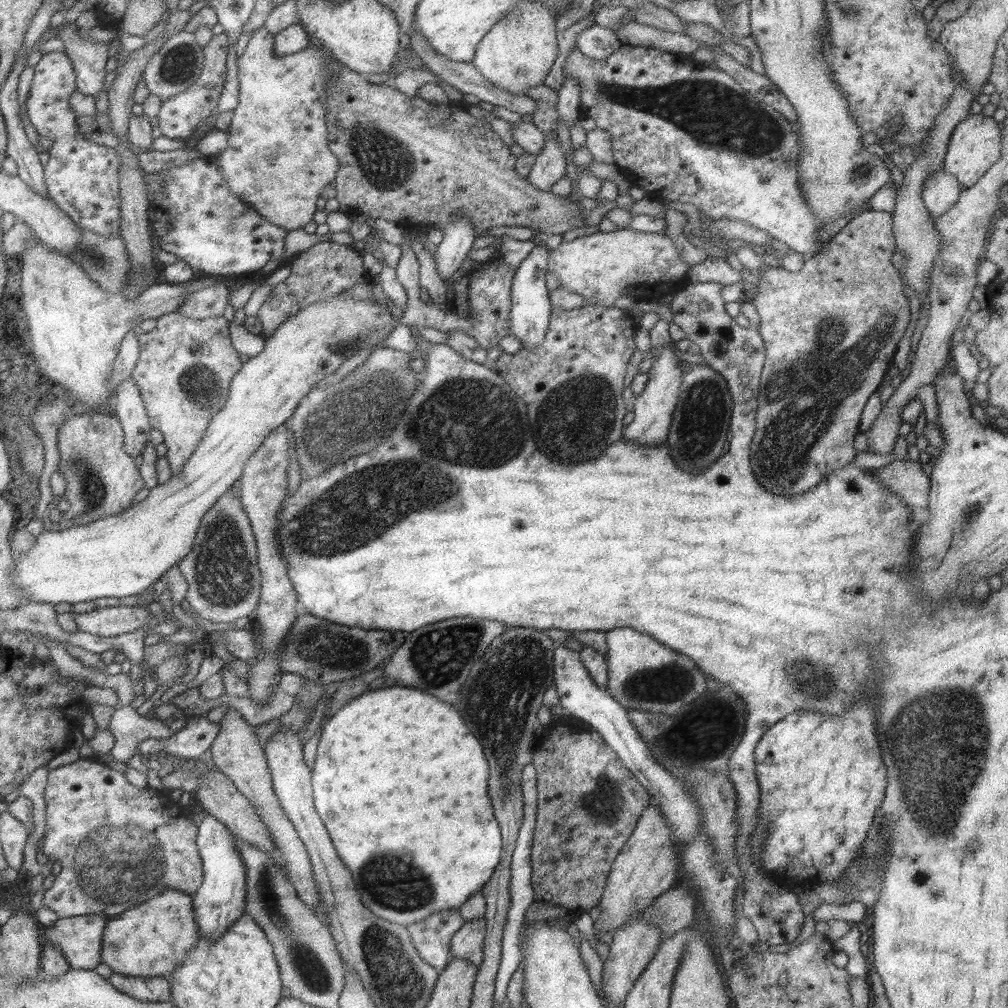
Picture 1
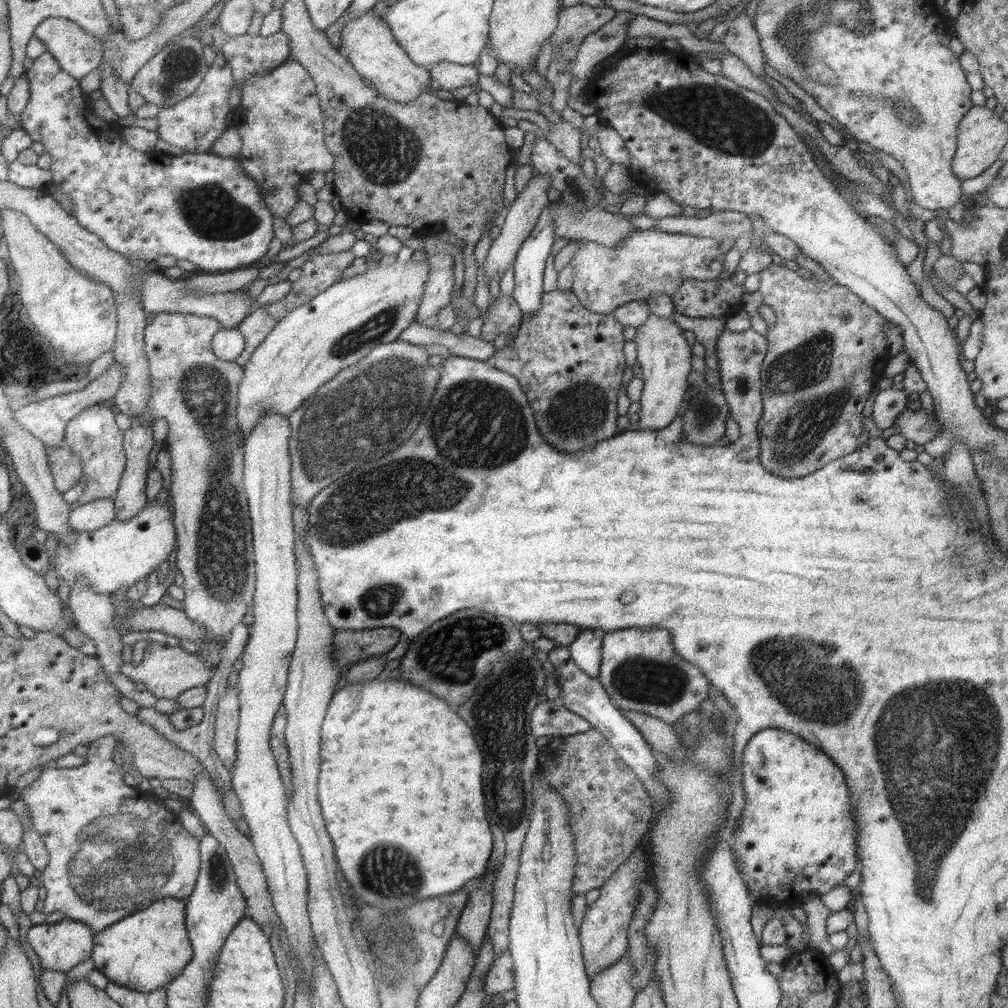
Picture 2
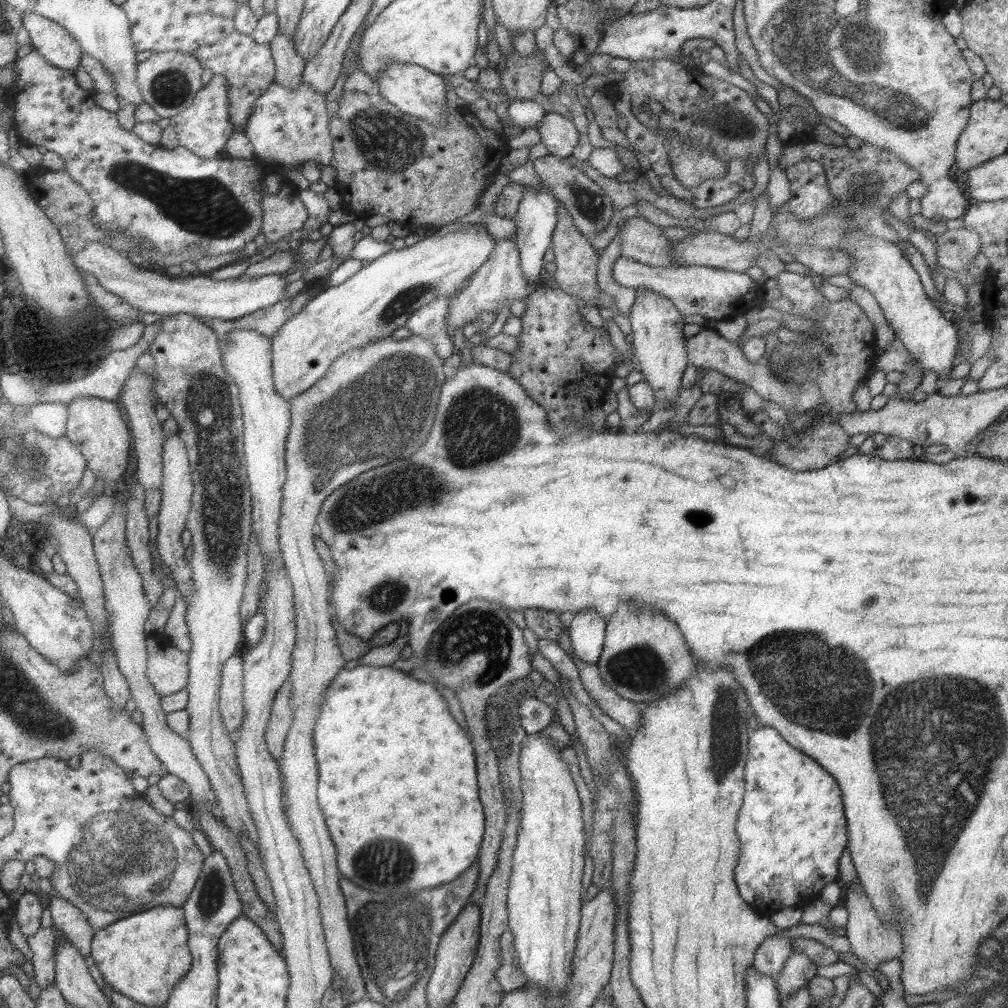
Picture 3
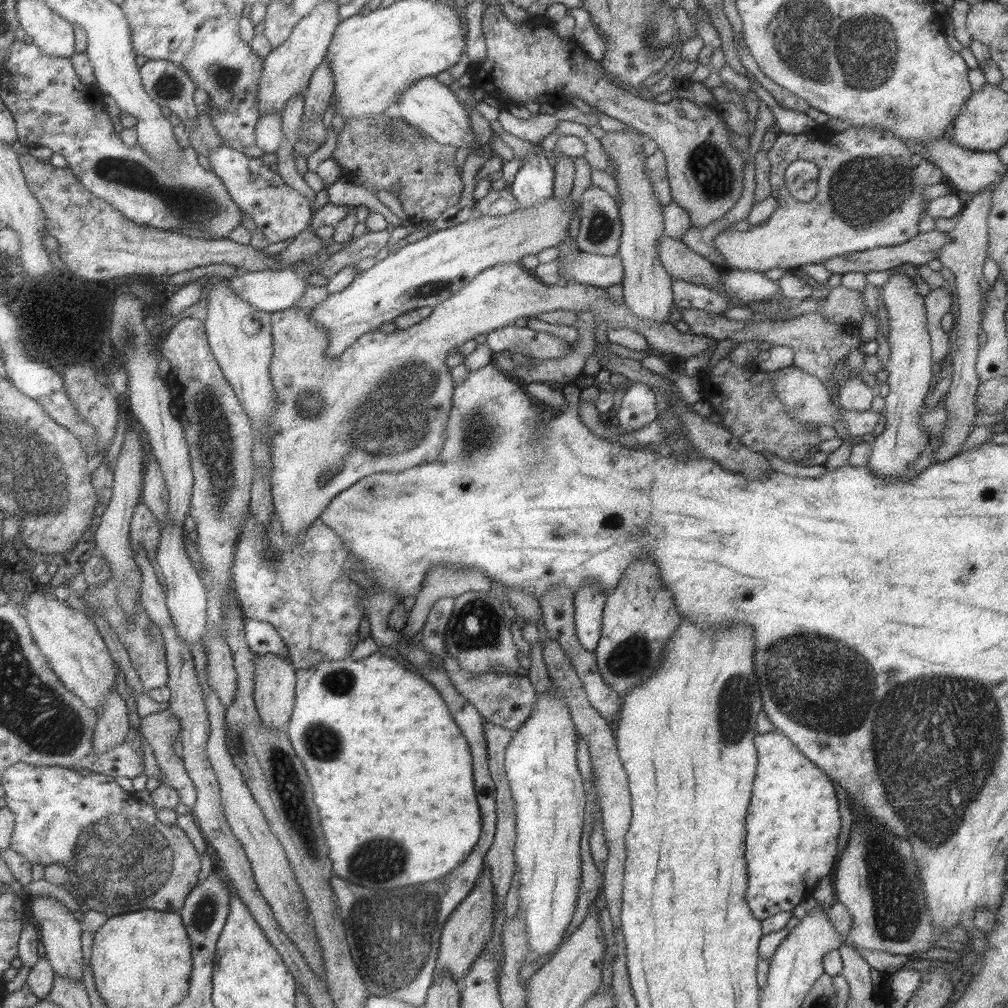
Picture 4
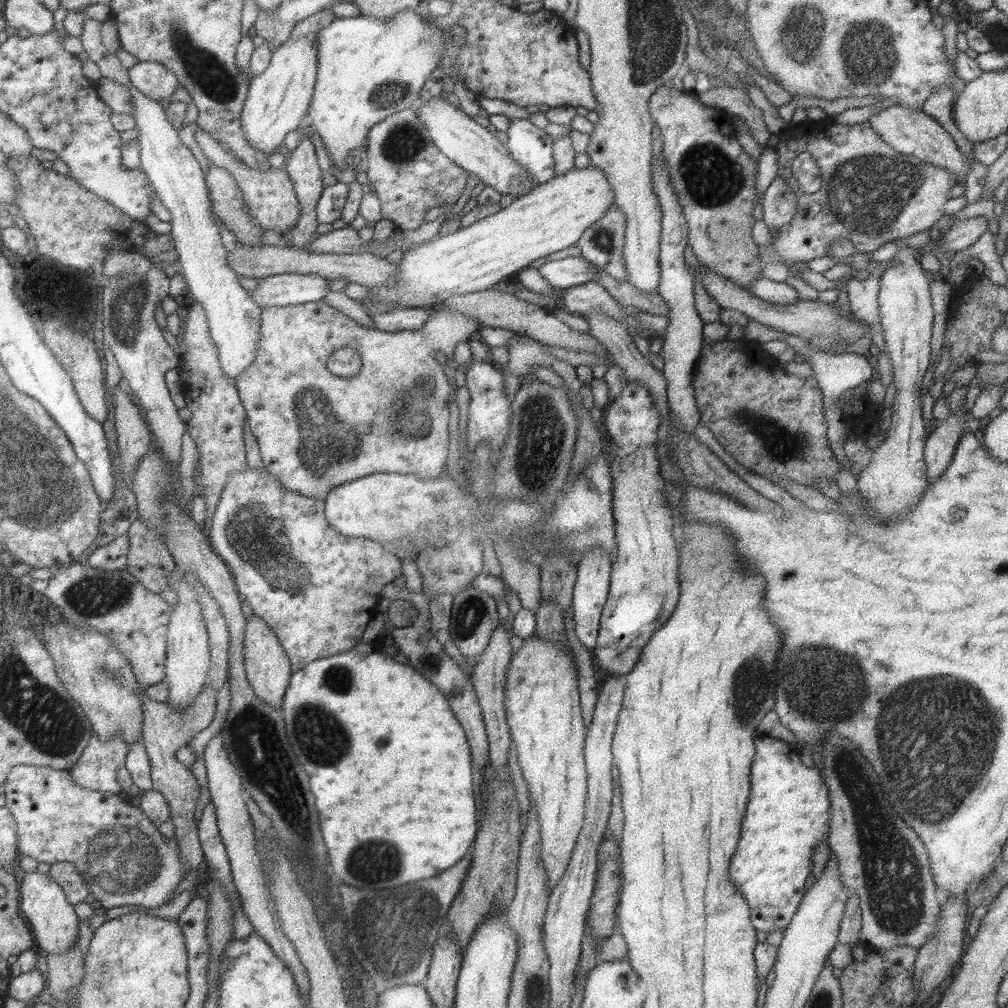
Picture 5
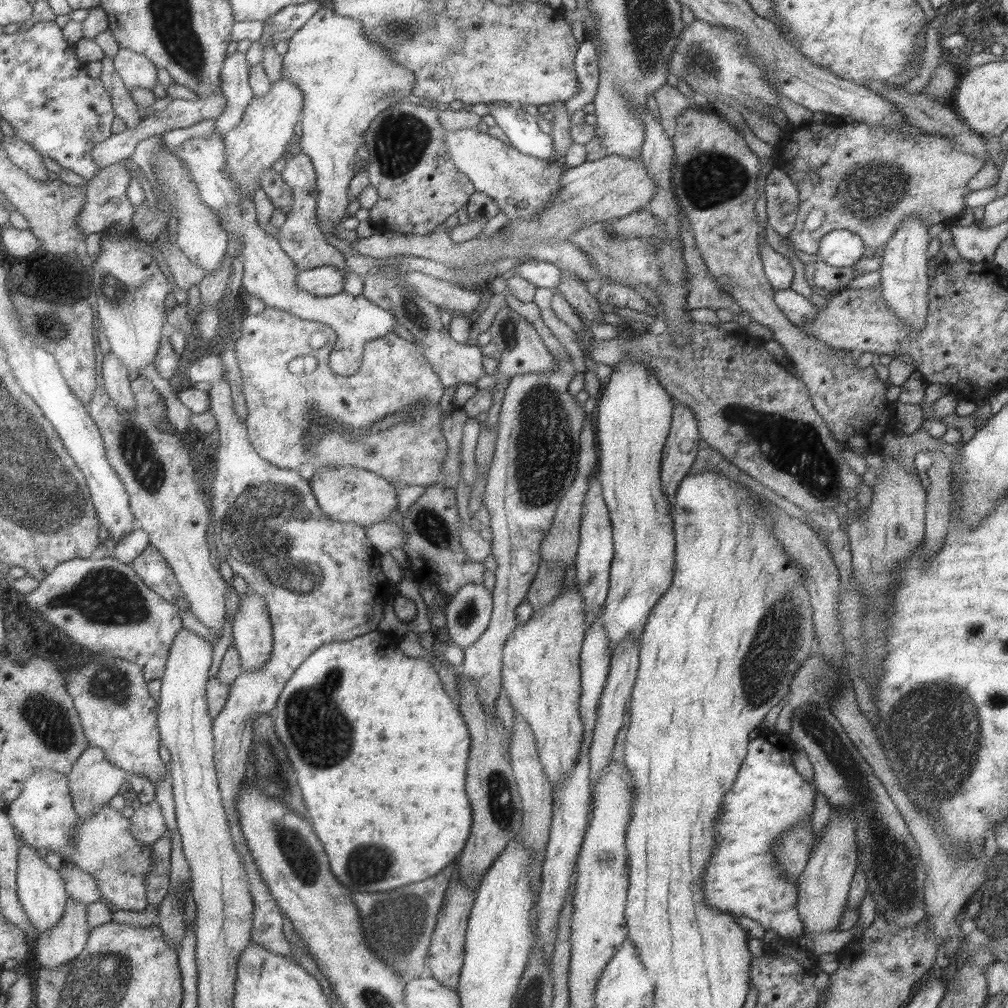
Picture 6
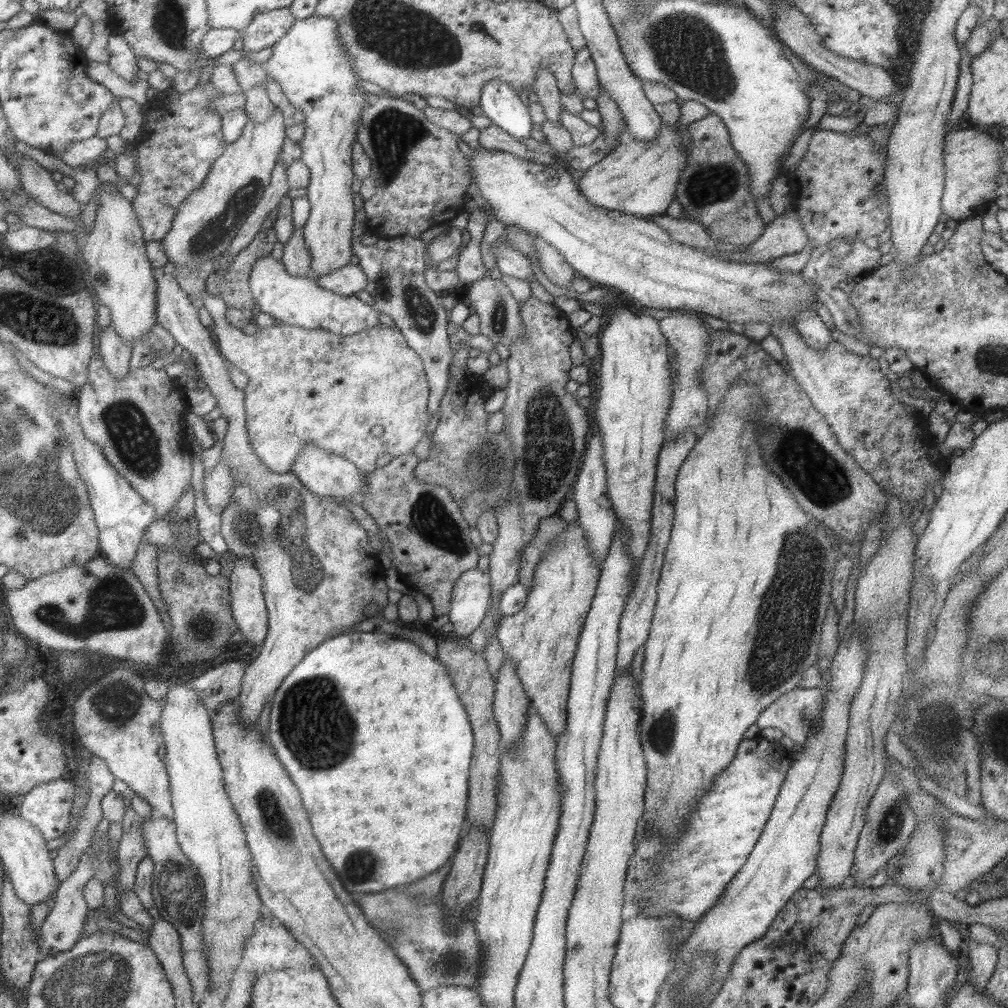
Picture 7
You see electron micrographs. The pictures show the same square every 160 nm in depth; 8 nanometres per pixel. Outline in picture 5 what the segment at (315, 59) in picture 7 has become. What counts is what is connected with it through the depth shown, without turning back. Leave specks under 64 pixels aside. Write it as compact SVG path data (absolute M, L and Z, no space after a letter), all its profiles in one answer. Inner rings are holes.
M404 10L399 14L396 14L392 20L384 20L384 18L367 18L366 16L355 16L345 18L334 18L330 24L327 24L324 28L320 28L316 32L314 40L316 46L316 83L314 84L314 92L312 98L309 101L307 107L306 119L310 121L310 128L317 132L323 148L328 156L329 163L332 164L337 170L344 172L350 167L348 162L349 150L362 148L362 144L366 142L368 130L380 120L383 120L386 116L399 112L404 108L413 106L418 102L419 92L425 82L428 79L431 71L436 68L436 64L440 59L440 50L442 49L442 32L432 26L430 22L425 22L422 18L419 18L412 10Z

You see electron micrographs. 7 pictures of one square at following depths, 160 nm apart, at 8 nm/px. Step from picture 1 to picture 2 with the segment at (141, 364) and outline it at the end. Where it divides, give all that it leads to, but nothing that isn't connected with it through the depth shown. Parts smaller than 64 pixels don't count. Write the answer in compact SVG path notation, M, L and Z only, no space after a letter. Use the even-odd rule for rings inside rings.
M155 313L153 314L155 317L153 318L151 324L149 324L149 326L146 326L146 328L144 329L143 332L143 340L144 340L144 354L147 358L147 362L148 362L148 370L149 370L149 376L151 376L151 392L150 392L150 399L148 400L148 409L150 410L150 413L152 414L152 417L154 418L154 420L158 419L158 418L164 418L167 422L167 426L168 426L168 430L167 430L167 435L165 438L165 450L168 451L170 459L171 459L171 467L170 467L170 480L171 480L171 488L170 488L170 494L172 496L172 501L174 502L174 511L173 511L173 516L172 516L172 523L174 526L174 531L176 532L176 546L177 546L177 552L176 552L176 568L177 571L179 571L179 573L182 574L182 578L183 578L183 584L182 584L182 588L183 588L183 592L184 592L184 599L182 600L183 602L183 612L185 613L185 616L189 619L192 620L193 622L198 622L199 624L202 624L202 627L204 628L204 632L206 632L206 638L208 638L208 641L206 643L201 643L200 645L200 649L199 649L199 655L198 658L202 659L202 662L206 662L206 664L208 664L208 666L213 666L215 667L216 664L218 664L218 660L220 660L220 656L221 656L221 650L222 650L222 644L224 644L224 638L225 641L227 640L228 636L229 636L229 632L231 630L231 628L233 628L233 626L235 626L235 624L237 624L239 621L243 620L243 616L245 614L245 612L247 612L247 610L249 610L250 606L252 605L252 596L254 593L254 580L255 580L255 572L254 572L254 554L252 551L252 532L251 532L251 523L249 520L249 515L248 515L248 502L247 502L247 497L244 491L244 486L243 486L243 477L242 477L242 472L243 472L243 451L244 451L244 438L241 437L241 434L239 434L239 430L237 430L237 418L236 417L236 408L237 408L237 391L238 391L238 384L239 381L241 380L242 377L242 368L239 367L234 361L232 362L228 362L228 361L223 361L223 360L219 360L219 358L216 358L213 353L211 353L211 345L210 345L210 340L212 339L212 337L215 335L215 332L217 332L217 330L221 330L221 324L219 324L218 321L215 321L211 318L207 318L207 317L199 317L197 315L191 315L191 314L179 314L179 313L173 313L173 314L169 314L169 313Z

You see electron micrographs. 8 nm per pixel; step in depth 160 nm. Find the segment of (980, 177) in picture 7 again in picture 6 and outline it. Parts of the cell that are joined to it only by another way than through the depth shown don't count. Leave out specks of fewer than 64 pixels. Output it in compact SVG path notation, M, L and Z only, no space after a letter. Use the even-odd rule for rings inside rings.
M853 121L849 124L840 124L835 128L835 126L825 126L825 123L815 123L809 122L798 127L794 127L788 131L786 137L776 146L776 151L773 154L775 157L775 168L779 168L785 172L785 174L793 181L793 184L797 187L799 204L797 205L796 221L794 222L794 227L791 232L787 235L792 241L795 247L797 247L801 252L817 255L817 250L819 248L819 240L824 234L827 234L830 230L835 229L845 229L853 234L860 236L860 239L864 242L865 247L877 248L878 246L883 246L889 237L894 233L900 220L906 216L919 217L927 226L941 222L945 218L953 218L953 216L958 216L959 212L965 207L964 198L968 195L970 191L967 188L967 182L970 178L974 178L974 174L983 166L983 160L979 157L974 157L973 155L959 152L953 145L952 142L946 136L935 135L935 134L919 134L919 135L908 135L901 134L897 131L892 131L889 129L884 129L883 127L876 127L873 125L865 124L861 121ZM810 170L814 170L816 174L820 177L820 181L813 184L810 181ZM813 209L823 209L825 212L824 221L817 230L803 230L803 221L806 214Z

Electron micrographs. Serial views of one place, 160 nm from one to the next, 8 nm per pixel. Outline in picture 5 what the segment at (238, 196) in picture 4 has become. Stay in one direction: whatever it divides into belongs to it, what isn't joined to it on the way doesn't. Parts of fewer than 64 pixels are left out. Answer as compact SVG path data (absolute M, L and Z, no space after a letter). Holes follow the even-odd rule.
M138 61L127 69L130 84L150 100L168 100L179 86L176 76L162 64ZM195 129L195 140L202 154L215 166L223 167L235 180L237 186L242 190L243 198L250 215L259 223L264 230L275 230L281 234L290 227L298 217L298 202L293 192L291 179L284 173L283 169L270 167L269 170L255 170L249 168L240 159L227 154L211 137L208 132Z

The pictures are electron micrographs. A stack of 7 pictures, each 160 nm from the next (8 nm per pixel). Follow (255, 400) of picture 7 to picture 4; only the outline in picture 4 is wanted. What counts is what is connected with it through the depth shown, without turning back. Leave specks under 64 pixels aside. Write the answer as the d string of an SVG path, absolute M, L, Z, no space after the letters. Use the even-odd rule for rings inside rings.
M496 264L491 268L486 268L483 272L479 272L475 278L472 278L469 283L465 284L465 287L455 292L453 296L449 296L446 300L432 307L432 312L423 318L418 324L413 324L410 328L402 330L395 330L389 334L373 331L365 332L362 336L359 336L353 344L350 344L349 348L345 348L337 358L327 358L325 356L325 349L327 349L328 337L321 326L313 324L309 320L308 308L291 307L288 310L281 310L280 312L273 312L270 314L270 334L272 337L273 354L271 356L271 362L269 364L268 375L271 381L272 390L274 390L274 407L270 412L269 420L265 424L265 430L263 430L264 438L266 438L266 446L268 446L268 455L271 461L270 466L270 493L272 496L272 505L274 506L274 512L280 520L282 531L286 536L286 541L290 542L290 545L296 545L300 543L300 536L303 531L311 524L315 517L321 514L321 511L328 505L328 502L342 490L349 488L353 482L357 482L359 478L367 476L367 474L373 474L373 472L401 472L406 468L417 466L421 463L435 462L438 459L443 441L445 440L445 425L447 425L447 417L450 408L452 407L452 392L453 379L451 379L450 369L446 366L445 360L449 354L456 352L458 347L464 342L475 338L477 335L487 335L493 330L502 328L506 325L512 325L518 318L533 318L538 313L548 313L552 311L572 311L573 313L579 313L579 311L589 311L593 313L595 322L605 322L609 326L617 326L621 328L633 329L637 334L641 334L646 340L648 347L655 353L669 353L677 355L681 359L693 358L693 356L699 356L699 353L703 354L705 350L711 350L713 352L715 348L715 340L709 337L703 337L699 335L693 335L690 332L681 334L678 332L672 322L667 324L657 324L657 322L649 322L649 320L641 320L637 316L633 316L627 307L617 306L609 300L606 292L603 288L593 287L585 284L569 283L564 285L547 285L544 284L539 278L531 275L522 268L520 264Z

